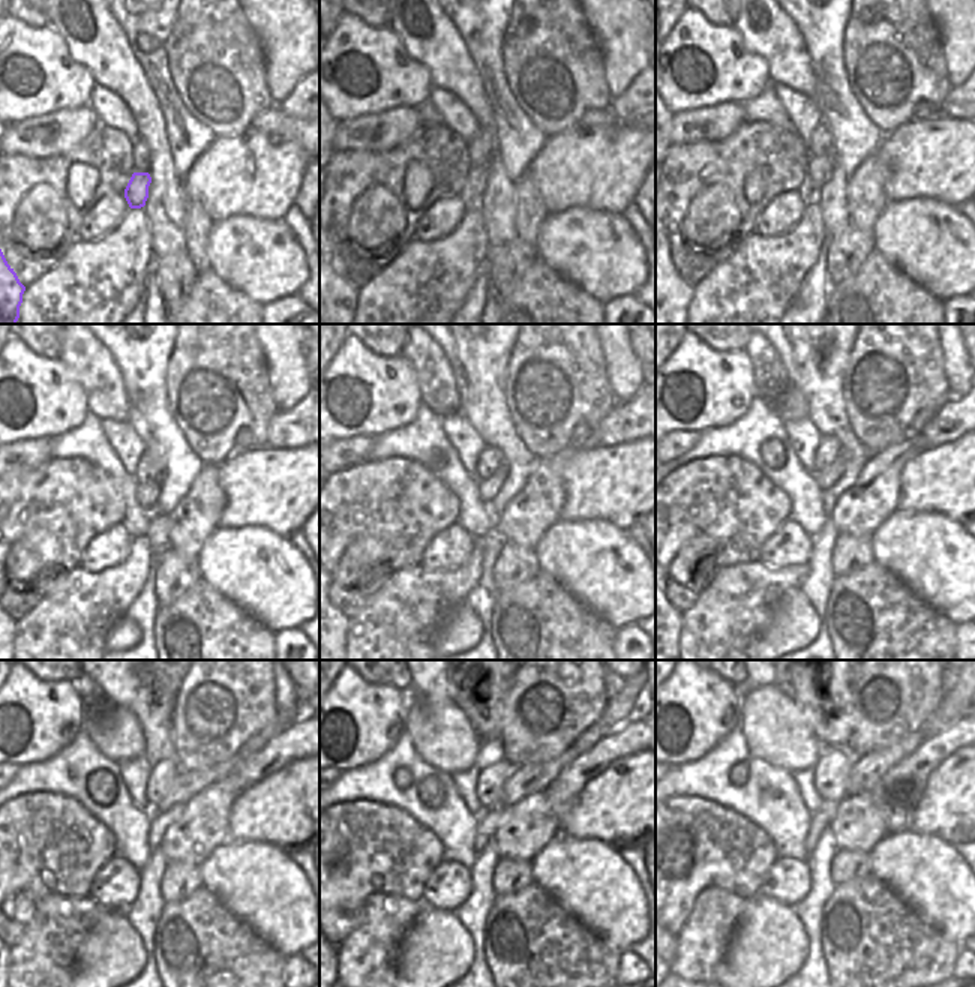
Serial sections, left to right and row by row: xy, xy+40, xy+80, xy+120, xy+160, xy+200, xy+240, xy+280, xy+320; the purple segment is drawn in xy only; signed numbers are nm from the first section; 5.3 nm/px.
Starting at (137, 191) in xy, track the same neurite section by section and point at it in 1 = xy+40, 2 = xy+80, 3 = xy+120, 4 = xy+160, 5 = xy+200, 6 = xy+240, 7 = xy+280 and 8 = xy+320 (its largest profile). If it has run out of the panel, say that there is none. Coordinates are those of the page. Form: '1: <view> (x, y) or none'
1: xy+40 (476, 183)
2: xy+80 (819, 168)
3: xy+120 (147, 495)
4: xy+160 (488, 489)
5: xy+200 (828, 477)
6: xy+240 (188, 783)
7: xy+280 (528, 779)
8: xy+320 (867, 770)

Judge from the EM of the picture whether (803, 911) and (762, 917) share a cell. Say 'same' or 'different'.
different

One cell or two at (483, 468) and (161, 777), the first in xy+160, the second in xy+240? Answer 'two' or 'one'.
one

